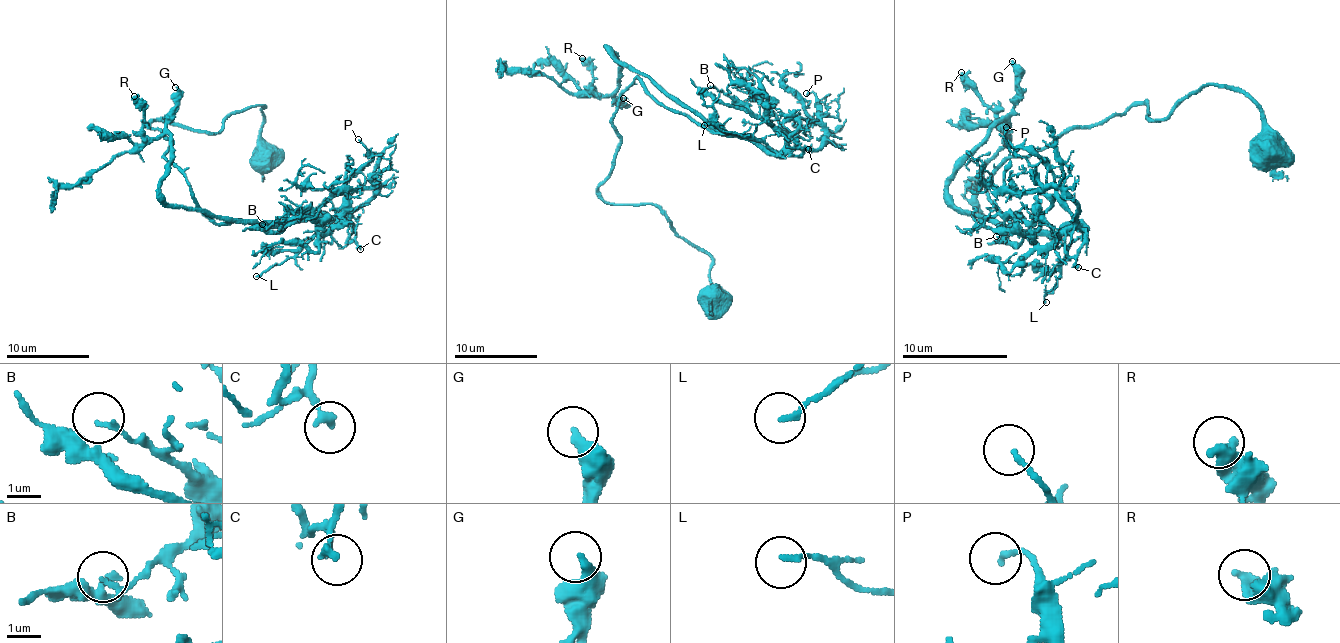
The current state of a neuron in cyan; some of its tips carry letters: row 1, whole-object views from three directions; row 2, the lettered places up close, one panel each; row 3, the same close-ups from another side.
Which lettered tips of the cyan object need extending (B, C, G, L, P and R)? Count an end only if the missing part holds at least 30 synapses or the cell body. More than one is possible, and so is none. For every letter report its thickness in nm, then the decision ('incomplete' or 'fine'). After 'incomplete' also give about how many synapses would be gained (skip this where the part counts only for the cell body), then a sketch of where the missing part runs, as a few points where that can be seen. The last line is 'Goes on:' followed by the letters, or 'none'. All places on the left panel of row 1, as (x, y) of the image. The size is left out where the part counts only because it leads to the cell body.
B: 170 nm thick; fine
C: 240 nm thick; fine
G: 280 nm thick; incomplete; about 35 synapses; missing branch runs (175, 87), (180, 69), (151, 46)
L: 160 nm thick; fine
P: 140 nm thick; fine
R: 400 nm thick; fine
Goes on: G

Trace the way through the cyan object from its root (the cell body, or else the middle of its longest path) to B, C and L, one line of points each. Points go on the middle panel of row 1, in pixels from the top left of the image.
B: (715, 299), (706, 253), (654, 205), (599, 191), (617, 100), (638, 77), (702, 125), (795, 143), (710, 85)
C: (715, 299), (706, 253), (654, 205), (599, 191), (617, 100), (638, 77), (702, 125), (808, 149)
L: (715, 299), (706, 253), (654, 205), (599, 191), (617, 100), (638, 77), (665, 106), (775, 154), (704, 125)

